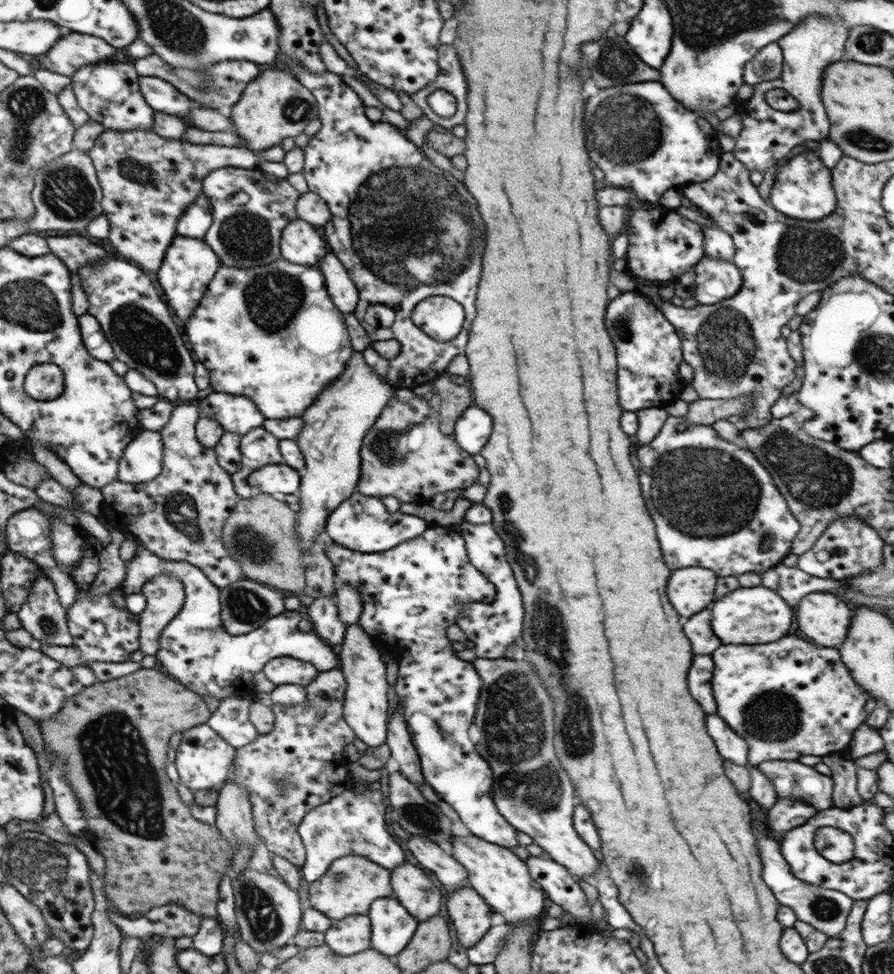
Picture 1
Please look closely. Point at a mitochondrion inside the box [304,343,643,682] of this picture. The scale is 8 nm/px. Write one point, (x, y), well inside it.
(387, 445)

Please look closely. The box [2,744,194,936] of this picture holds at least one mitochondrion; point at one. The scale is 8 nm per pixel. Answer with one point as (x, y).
(34, 864)

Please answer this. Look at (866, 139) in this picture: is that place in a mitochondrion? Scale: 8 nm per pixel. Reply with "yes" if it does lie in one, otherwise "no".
yes

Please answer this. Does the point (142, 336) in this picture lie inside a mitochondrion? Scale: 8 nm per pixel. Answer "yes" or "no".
yes

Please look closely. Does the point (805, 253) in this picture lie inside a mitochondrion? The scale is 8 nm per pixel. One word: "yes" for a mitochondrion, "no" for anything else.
yes

